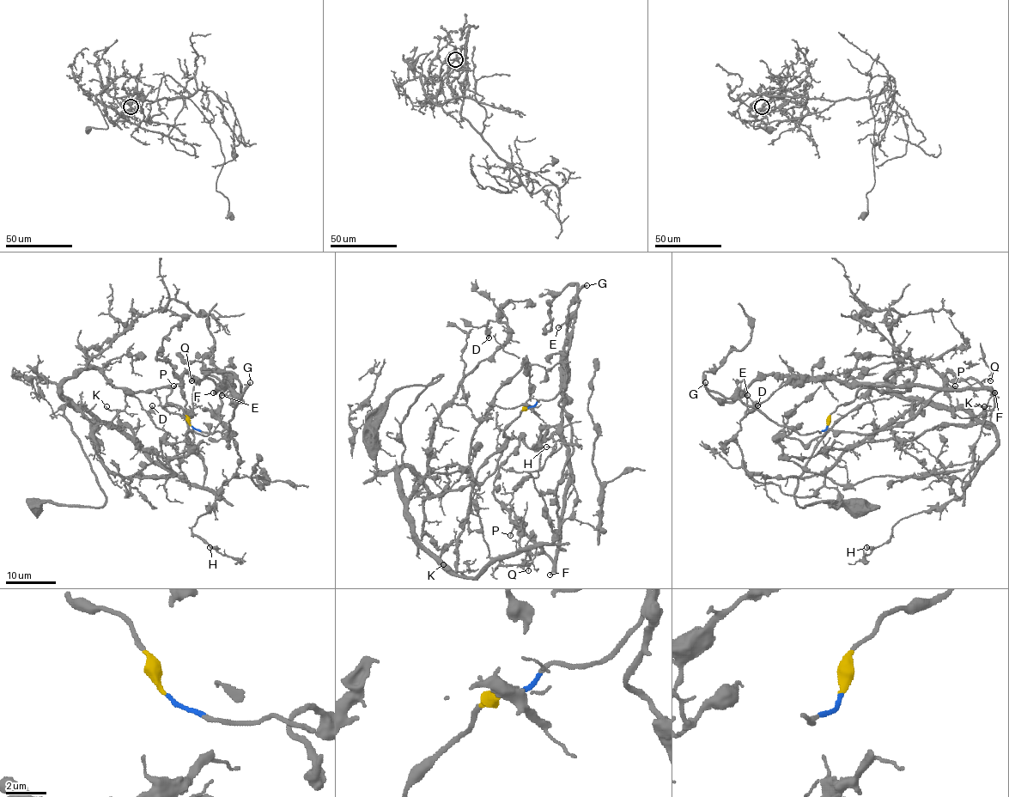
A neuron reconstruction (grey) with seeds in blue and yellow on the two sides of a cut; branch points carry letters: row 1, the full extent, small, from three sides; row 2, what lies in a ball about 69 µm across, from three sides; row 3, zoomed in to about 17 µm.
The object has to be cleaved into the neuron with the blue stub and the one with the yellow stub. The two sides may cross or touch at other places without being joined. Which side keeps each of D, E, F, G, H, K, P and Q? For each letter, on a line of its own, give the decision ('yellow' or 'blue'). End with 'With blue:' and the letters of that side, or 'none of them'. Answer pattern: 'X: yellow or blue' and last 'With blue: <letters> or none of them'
D: yellow
E: blue
F: blue
G: blue
H: yellow
K: yellow
P: blue
Q: blue
With blue: E, F, G, P, Q

